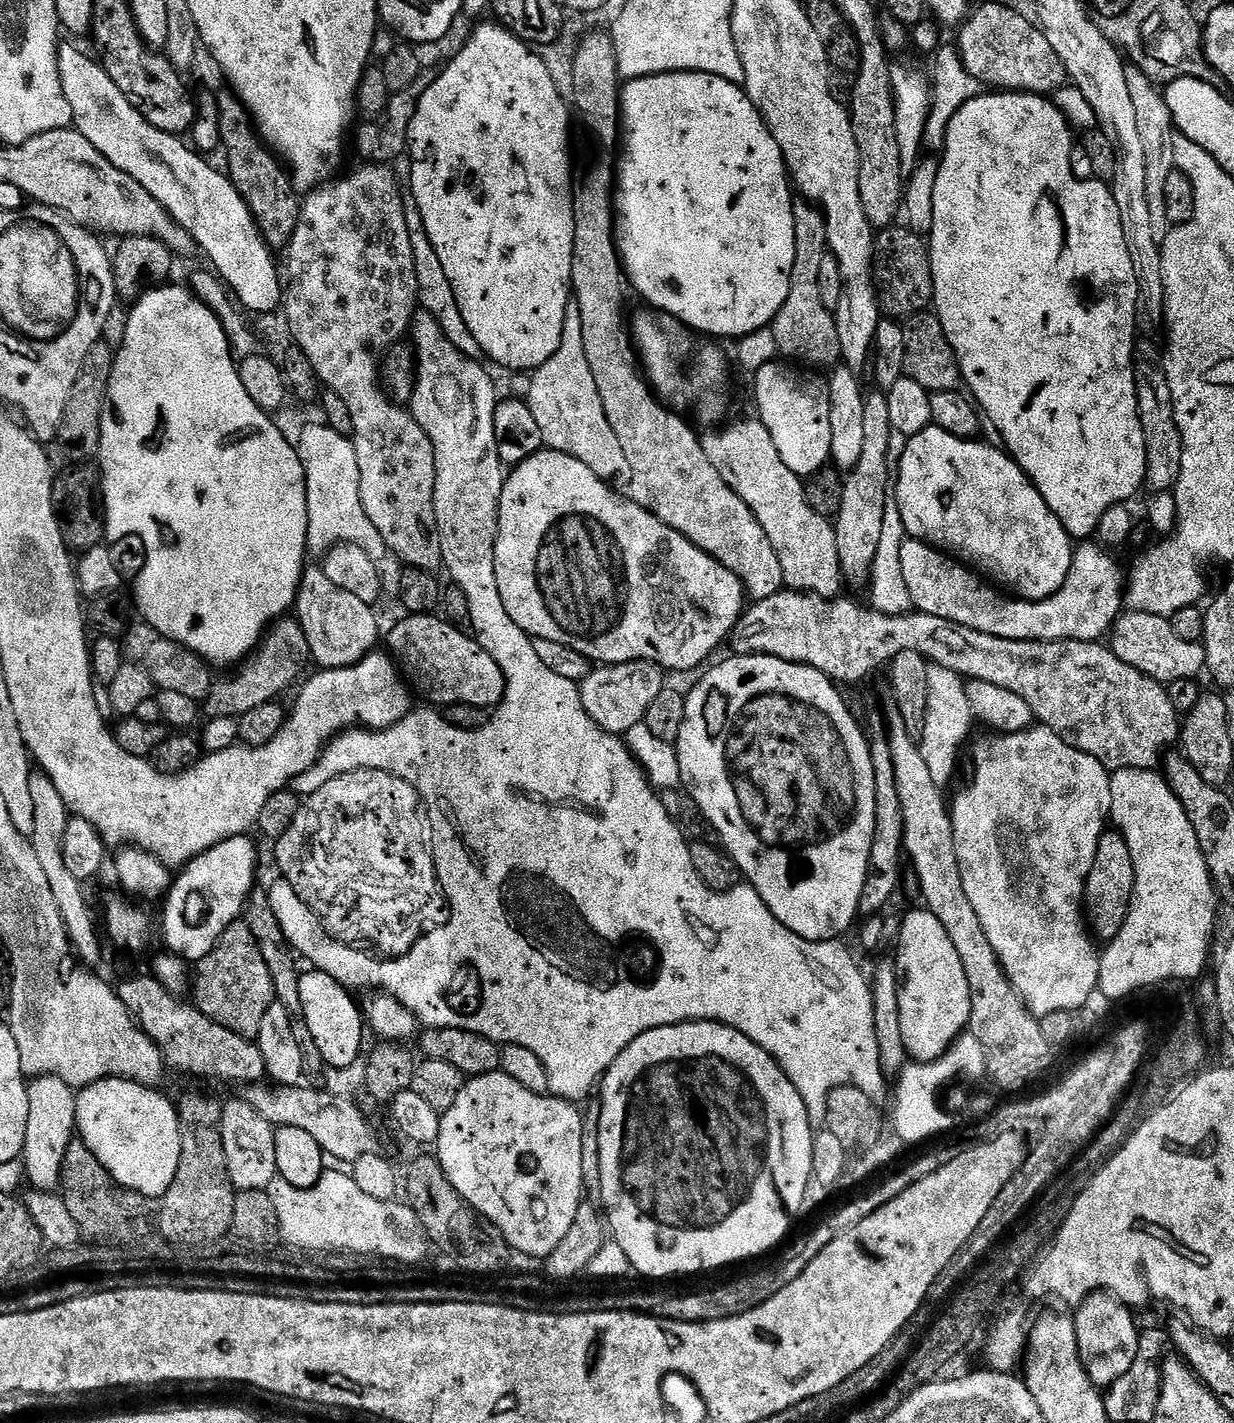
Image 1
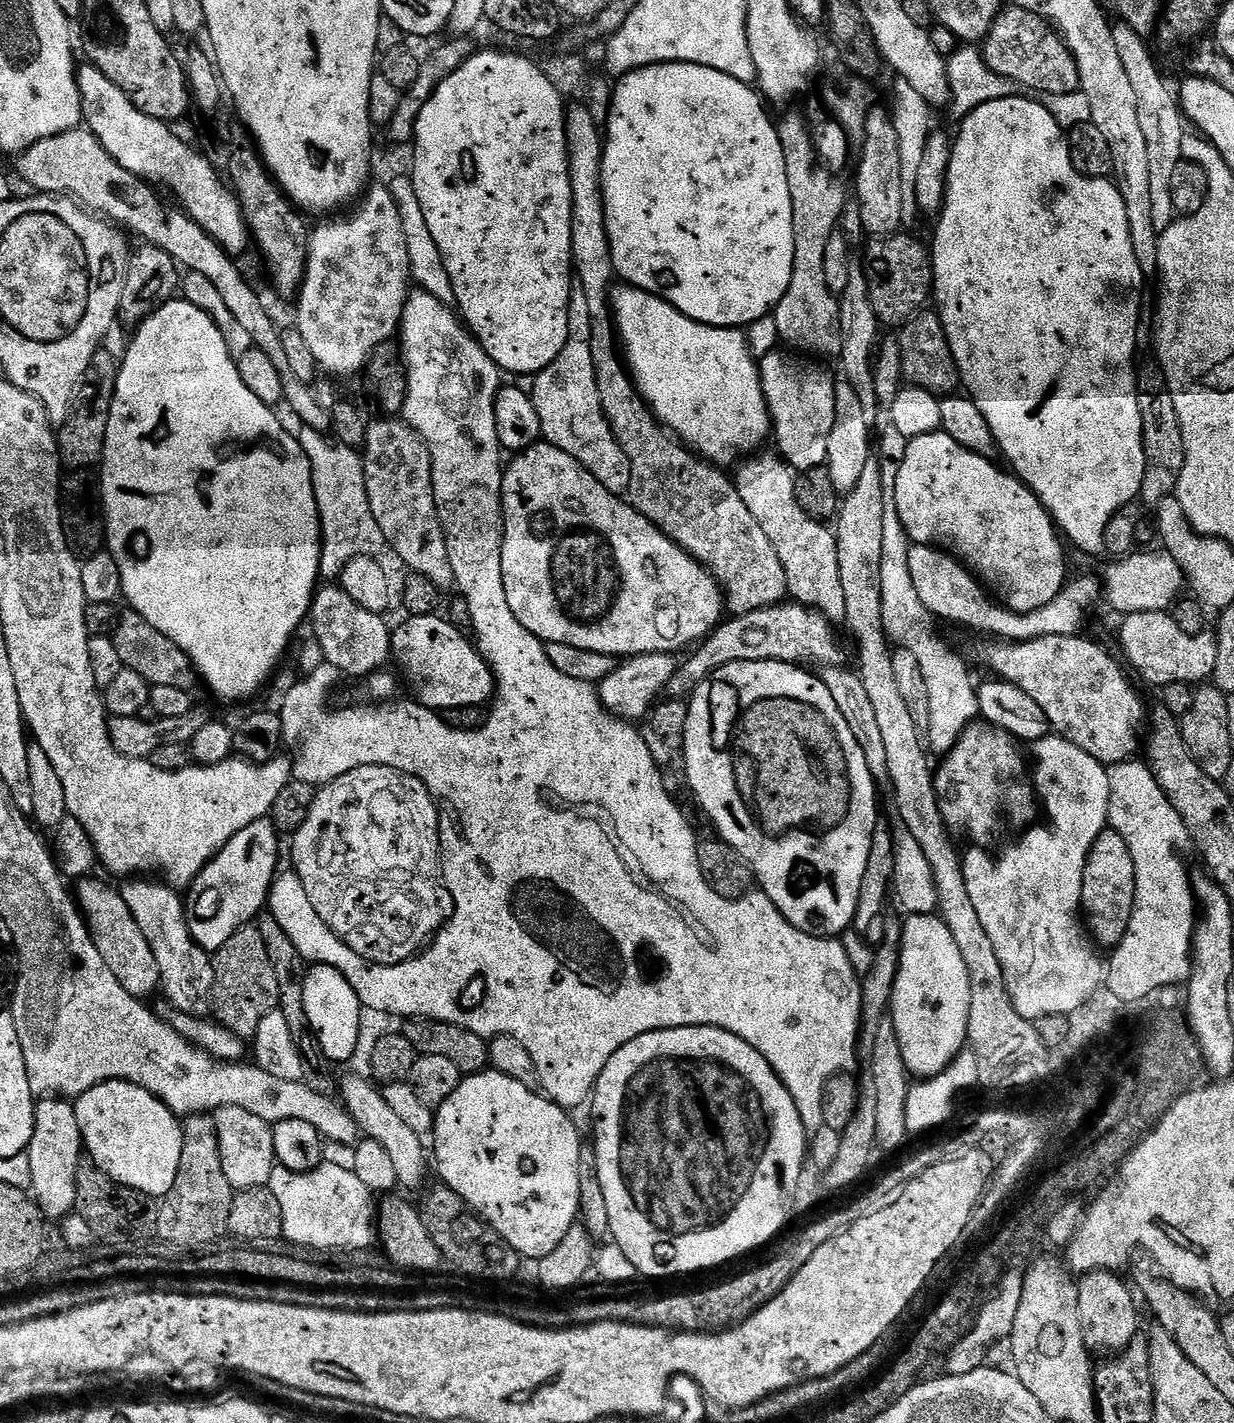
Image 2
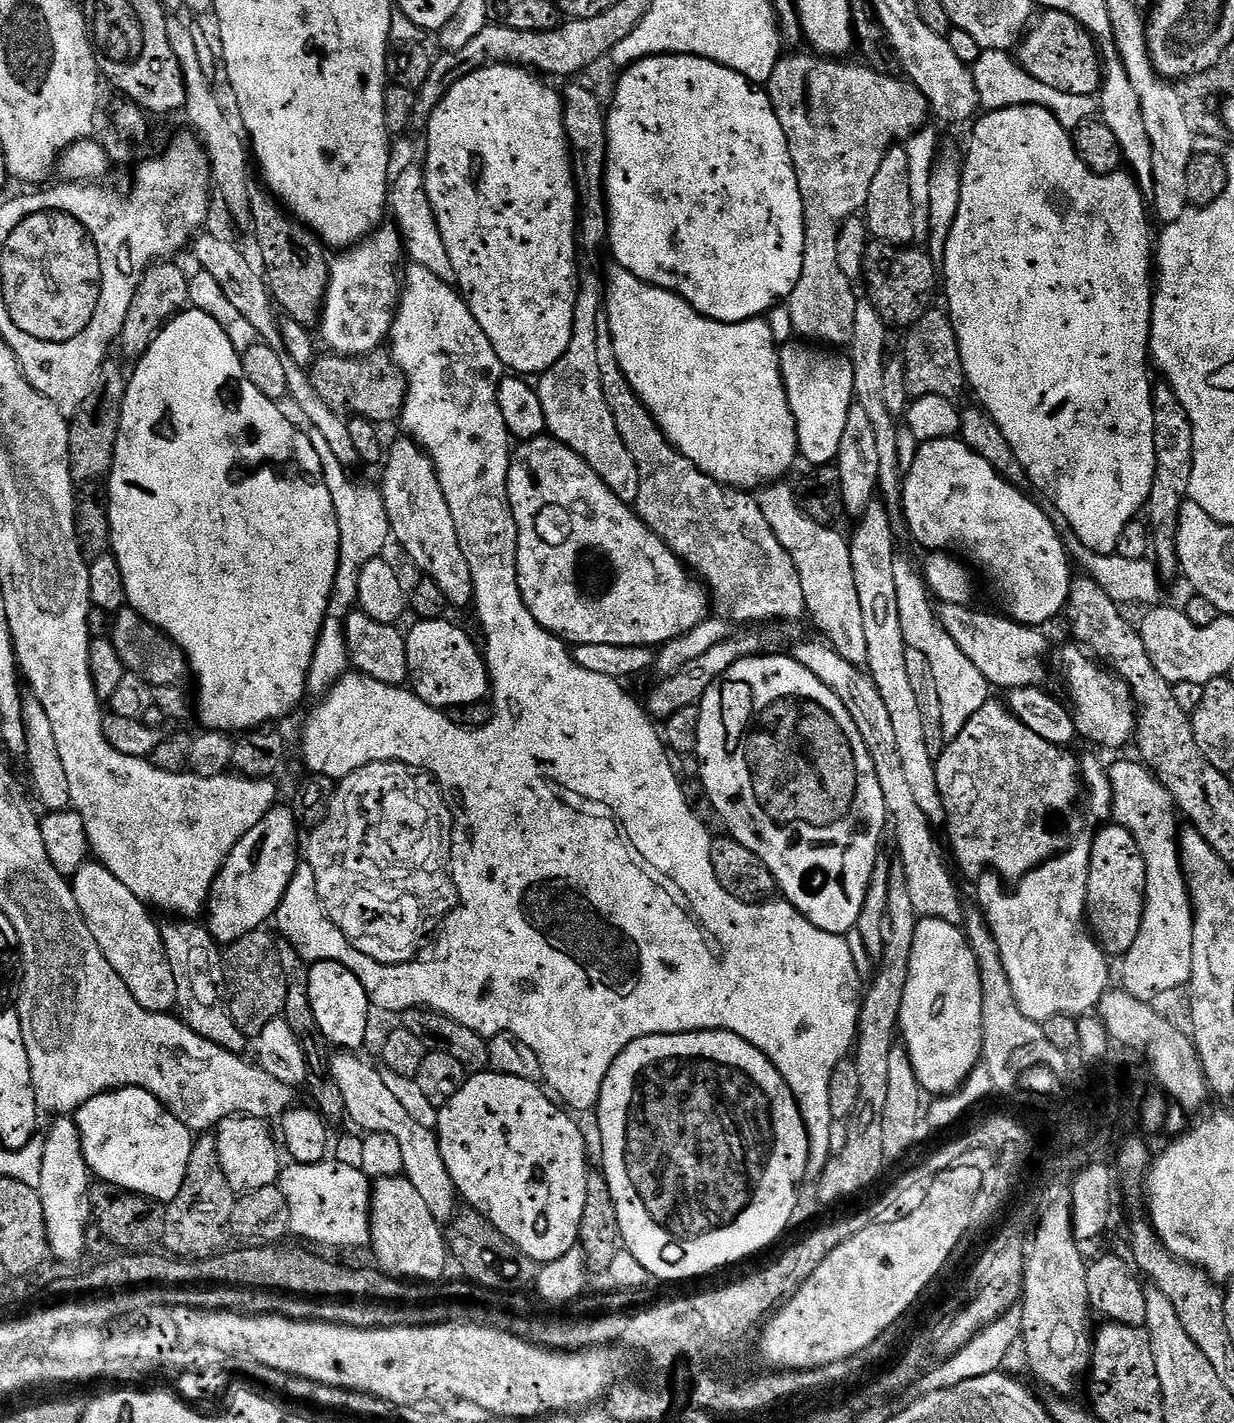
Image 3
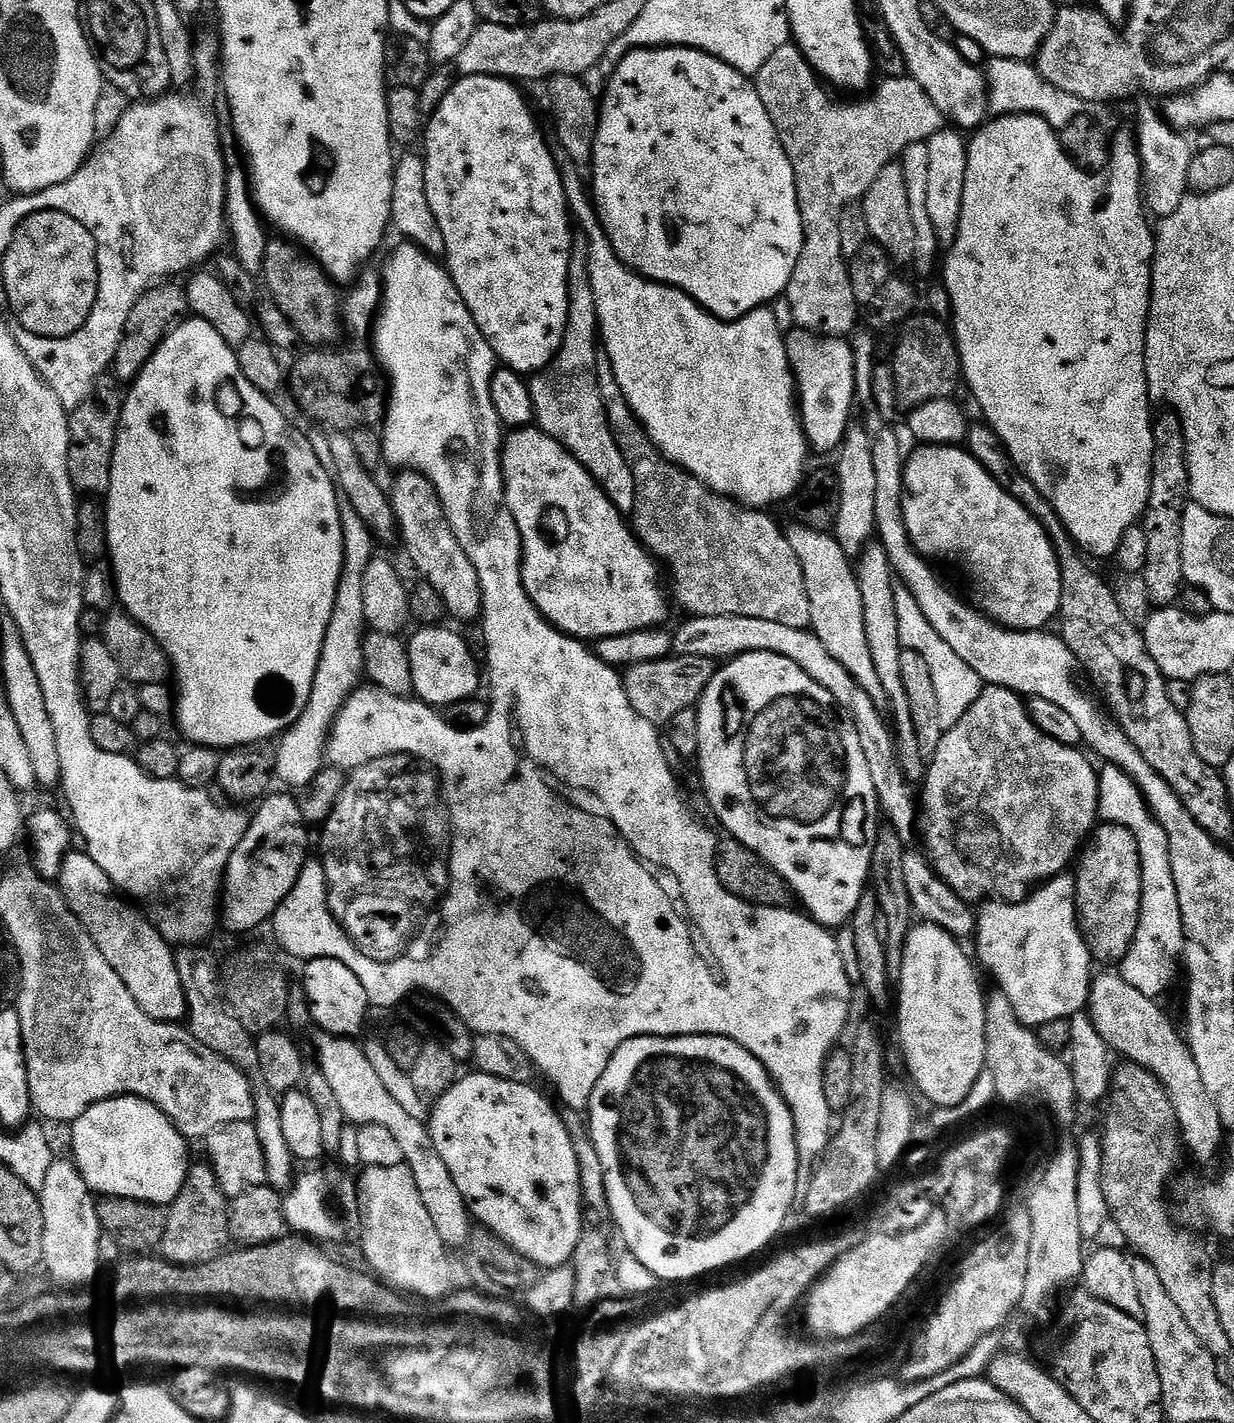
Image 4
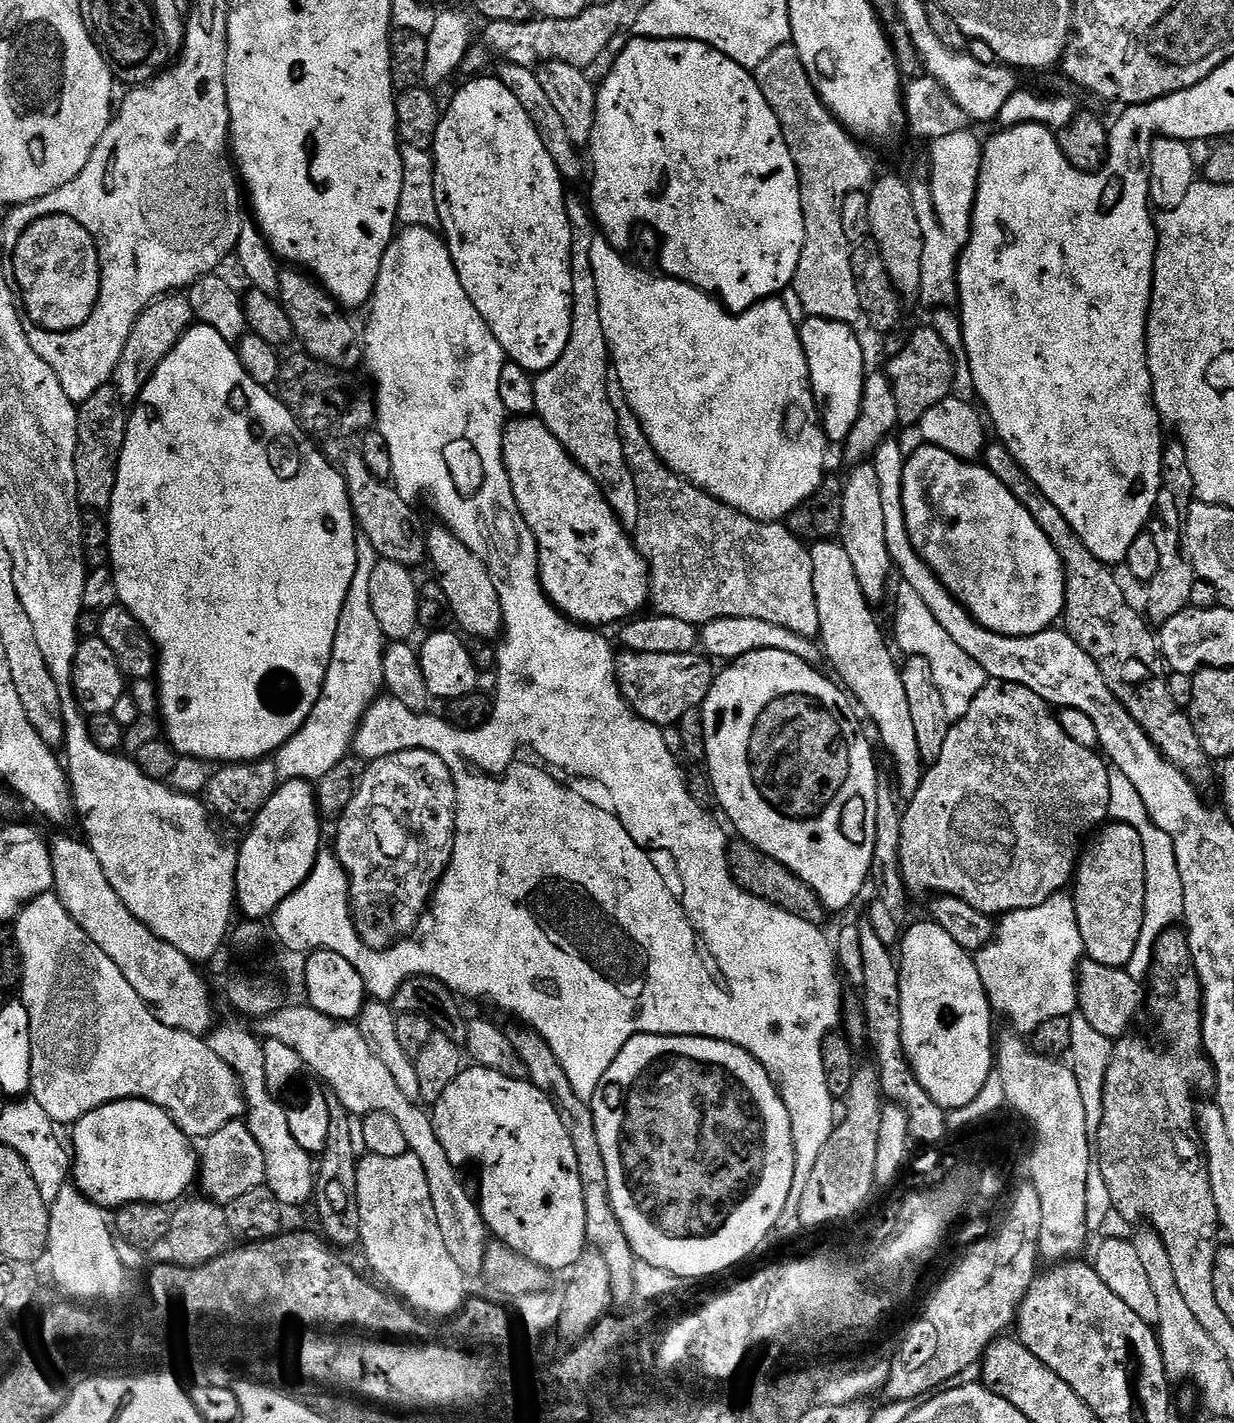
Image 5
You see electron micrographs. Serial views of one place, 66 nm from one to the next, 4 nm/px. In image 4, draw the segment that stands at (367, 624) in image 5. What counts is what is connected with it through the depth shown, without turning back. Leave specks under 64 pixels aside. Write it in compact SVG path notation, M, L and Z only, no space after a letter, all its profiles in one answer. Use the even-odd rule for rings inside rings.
M341 501L339 506L340 524L343 526L344 540L344 573L341 576L339 590L336 594L335 608L320 651L319 664L315 670L313 686L306 710L296 719L291 728L283 733L279 741L280 748L275 749L277 777L281 776L288 784L297 784L305 789L324 766L327 732L349 694L361 683L365 671L363 634L367 620L362 599L362 578L365 577L366 566L374 559L374 534L365 526L361 516L351 503Z

